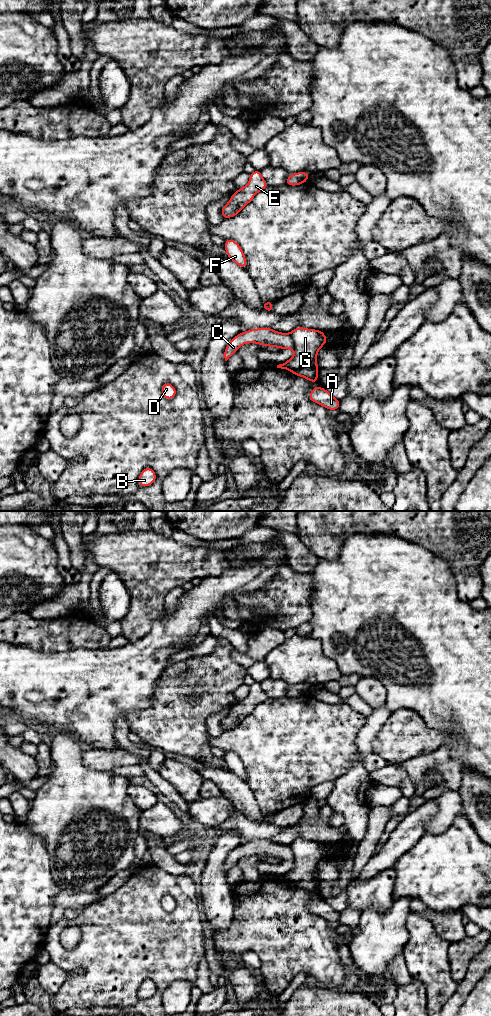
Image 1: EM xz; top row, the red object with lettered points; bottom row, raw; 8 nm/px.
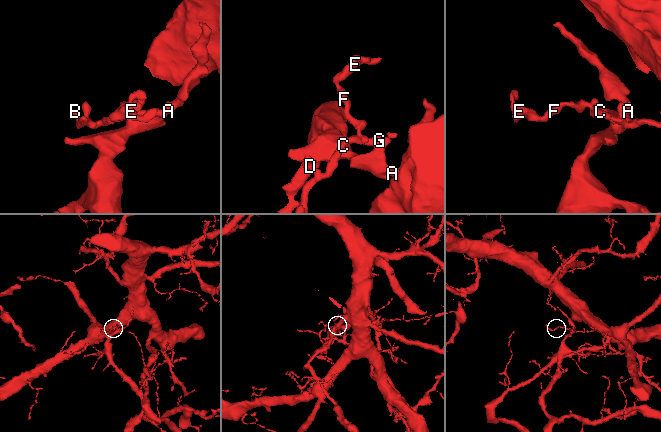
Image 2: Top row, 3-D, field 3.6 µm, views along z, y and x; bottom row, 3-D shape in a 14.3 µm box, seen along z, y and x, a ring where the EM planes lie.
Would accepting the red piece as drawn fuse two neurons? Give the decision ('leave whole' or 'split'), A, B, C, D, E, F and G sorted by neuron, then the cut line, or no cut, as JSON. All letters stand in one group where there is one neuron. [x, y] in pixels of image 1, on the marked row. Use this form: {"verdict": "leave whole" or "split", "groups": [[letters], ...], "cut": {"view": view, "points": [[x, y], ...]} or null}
{"verdict": "split", "groups": [["A", "G"], ["B", "C", "D", "E", "F"]], "cut": {"view": "xz", "points": [[289, 334], [294, 348]]}}

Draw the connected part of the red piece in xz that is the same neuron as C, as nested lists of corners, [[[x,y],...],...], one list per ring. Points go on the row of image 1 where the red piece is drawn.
[[[271,328],[250,329],[246,332],[240,332],[229,342],[223,354],[225,361],[236,353],[240,346],[246,343],[257,343],[280,349],[294,349],[294,342],[289,333],[276,332]]]

